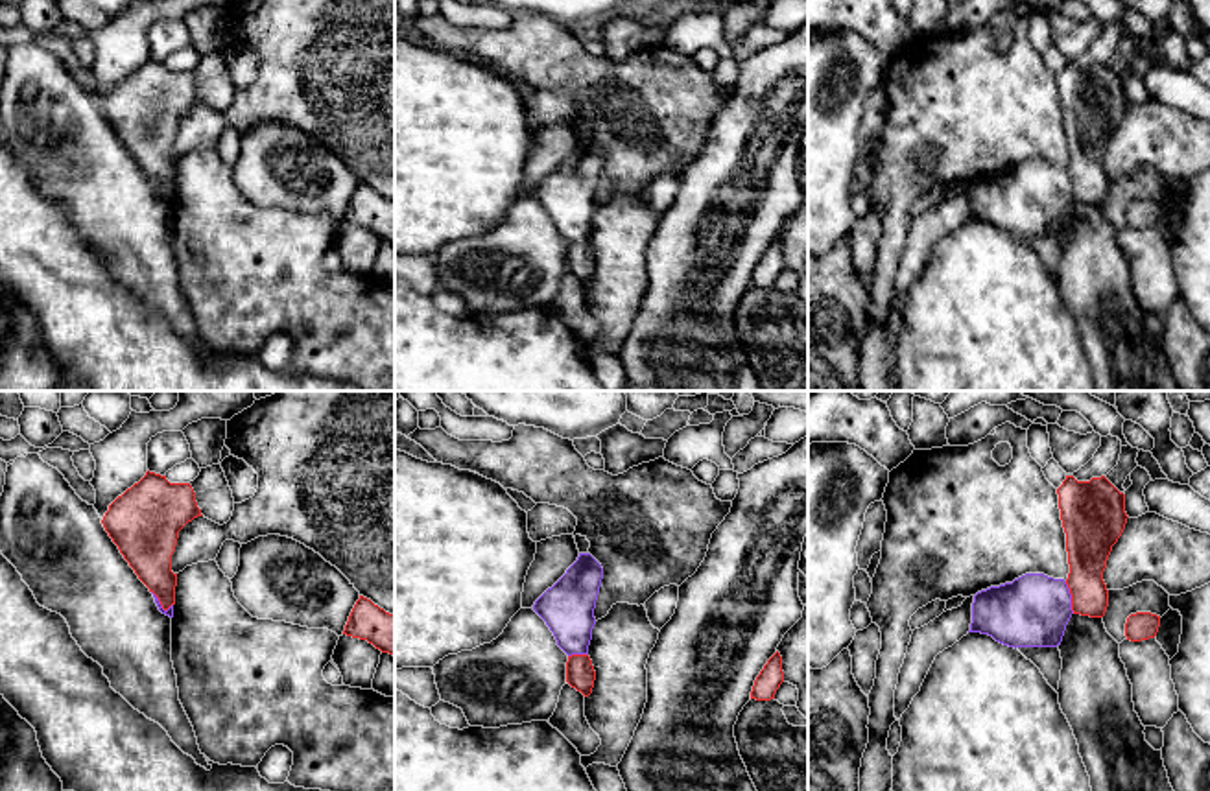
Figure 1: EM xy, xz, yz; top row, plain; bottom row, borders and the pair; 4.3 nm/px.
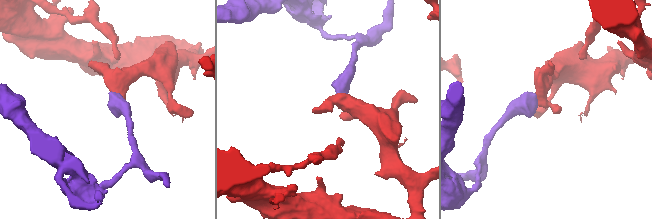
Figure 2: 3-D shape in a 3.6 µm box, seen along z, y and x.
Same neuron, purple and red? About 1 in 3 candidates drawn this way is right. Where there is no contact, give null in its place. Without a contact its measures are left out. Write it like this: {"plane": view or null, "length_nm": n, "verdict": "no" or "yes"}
{"plane": "yz", "length_nm": 150, "verdict": "no"}

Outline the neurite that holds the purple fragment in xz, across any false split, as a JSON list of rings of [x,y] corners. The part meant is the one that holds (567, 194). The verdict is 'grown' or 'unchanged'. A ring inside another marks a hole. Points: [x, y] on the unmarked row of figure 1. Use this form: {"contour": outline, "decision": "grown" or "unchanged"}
{"contour": [[[579,140],[566,160],[533,192],[568,243],[588,242],[601,166],[601,151],[590,140]]], "decision": "unchanged"}

